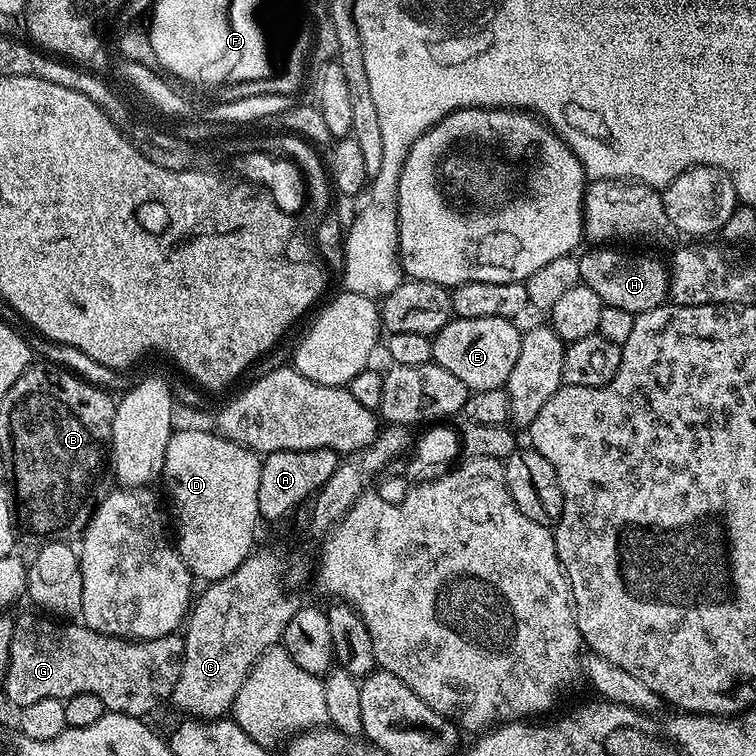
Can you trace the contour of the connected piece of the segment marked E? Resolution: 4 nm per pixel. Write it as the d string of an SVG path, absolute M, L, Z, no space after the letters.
M459 318L449 319L448 323L442 326L442 330L432 337L432 359L438 366L442 366L442 370L450 370L450 374L454 374L454 378L458 378L458 382L462 382L473 392L478 390L494 390L507 385L510 378L510 370L514 370L514 362L518 362L518 350L520 349L520 338L522 335L521 329L516 329L517 325L506 318Z

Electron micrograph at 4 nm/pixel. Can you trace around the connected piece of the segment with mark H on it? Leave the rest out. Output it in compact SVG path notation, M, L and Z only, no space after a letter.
M592 246L585 256L579 257L580 283L590 286L602 302L630 310L633 314L654 310L668 300L668 273L665 265L648 256L631 256L616 246Z

